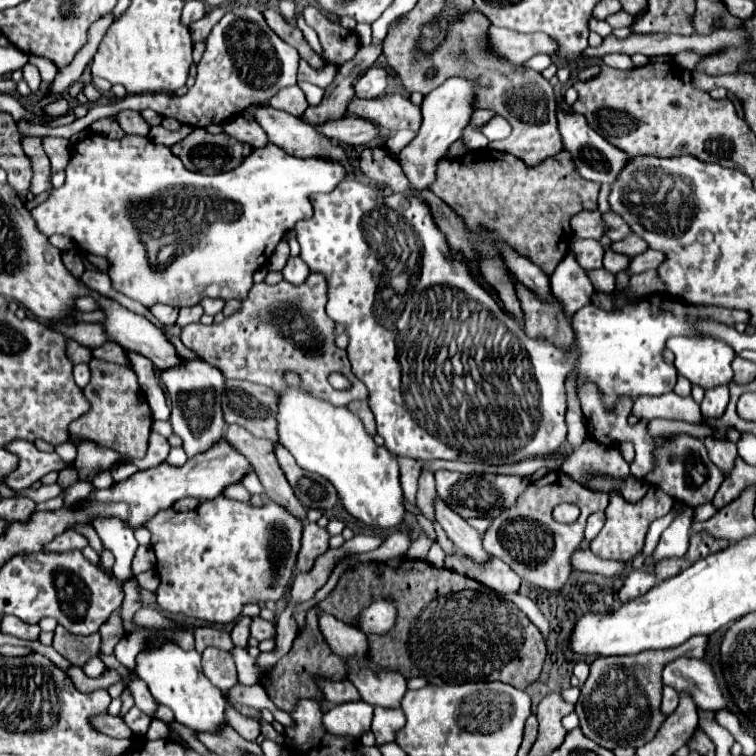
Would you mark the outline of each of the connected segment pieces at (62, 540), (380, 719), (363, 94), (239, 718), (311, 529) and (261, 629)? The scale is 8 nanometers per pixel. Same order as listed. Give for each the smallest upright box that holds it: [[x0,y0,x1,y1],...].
[[44,529,88,553],[372,705,404,745],[354,67,388,99],[226,705,260,739],[296,523,330,571],[250,617,276,641]]

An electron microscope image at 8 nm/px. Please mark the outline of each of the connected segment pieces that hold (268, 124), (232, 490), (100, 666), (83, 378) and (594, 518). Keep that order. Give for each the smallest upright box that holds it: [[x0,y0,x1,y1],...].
[[256,105,354,177],[222,484,251,503],[82,657,106,677],[74,363,90,387],[586,511,606,541]]

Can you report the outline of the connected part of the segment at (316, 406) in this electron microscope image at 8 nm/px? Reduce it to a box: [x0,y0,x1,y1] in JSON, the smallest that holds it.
[278,373,406,529]

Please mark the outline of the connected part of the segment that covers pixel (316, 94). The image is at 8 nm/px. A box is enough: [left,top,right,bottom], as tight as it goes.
[298,83,324,105]

